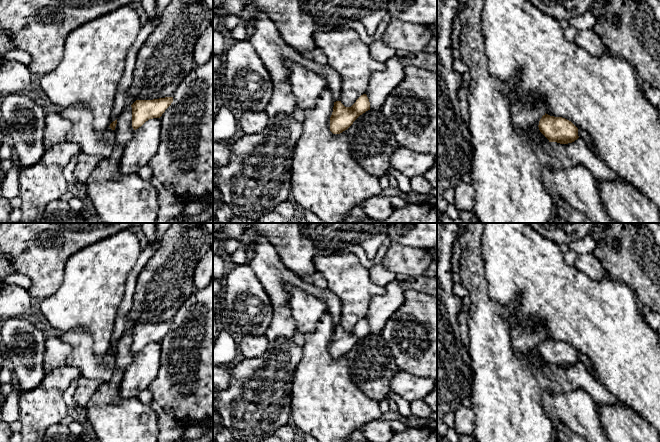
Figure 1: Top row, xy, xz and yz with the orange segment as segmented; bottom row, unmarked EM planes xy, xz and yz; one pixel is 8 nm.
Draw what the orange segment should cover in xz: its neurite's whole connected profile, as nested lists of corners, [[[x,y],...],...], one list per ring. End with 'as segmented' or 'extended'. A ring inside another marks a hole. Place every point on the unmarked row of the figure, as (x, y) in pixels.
[[[366,318],[361,319],[351,331],[345,331],[341,325],[334,326],[330,341],[330,355],[333,358],[342,357],[368,334],[370,334],[370,326]]]; as segmented

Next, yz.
[[[545,337],[538,351],[549,366],[568,368],[579,362],[578,352],[571,345],[562,341],[554,341]]]; as segmented

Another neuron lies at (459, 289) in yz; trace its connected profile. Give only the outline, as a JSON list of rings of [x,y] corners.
[[[461,282],[454,283],[453,291],[460,298],[464,298],[464,297],[468,296],[468,291],[467,291],[466,287]]]

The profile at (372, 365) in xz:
[[[368,334],[346,354],[353,382],[369,398],[382,402],[392,392],[390,380],[400,370],[381,334]]]

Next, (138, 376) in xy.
[[[160,342],[146,345],[135,354],[133,362],[126,368],[120,386],[123,398],[138,397],[157,377],[160,368]]]

